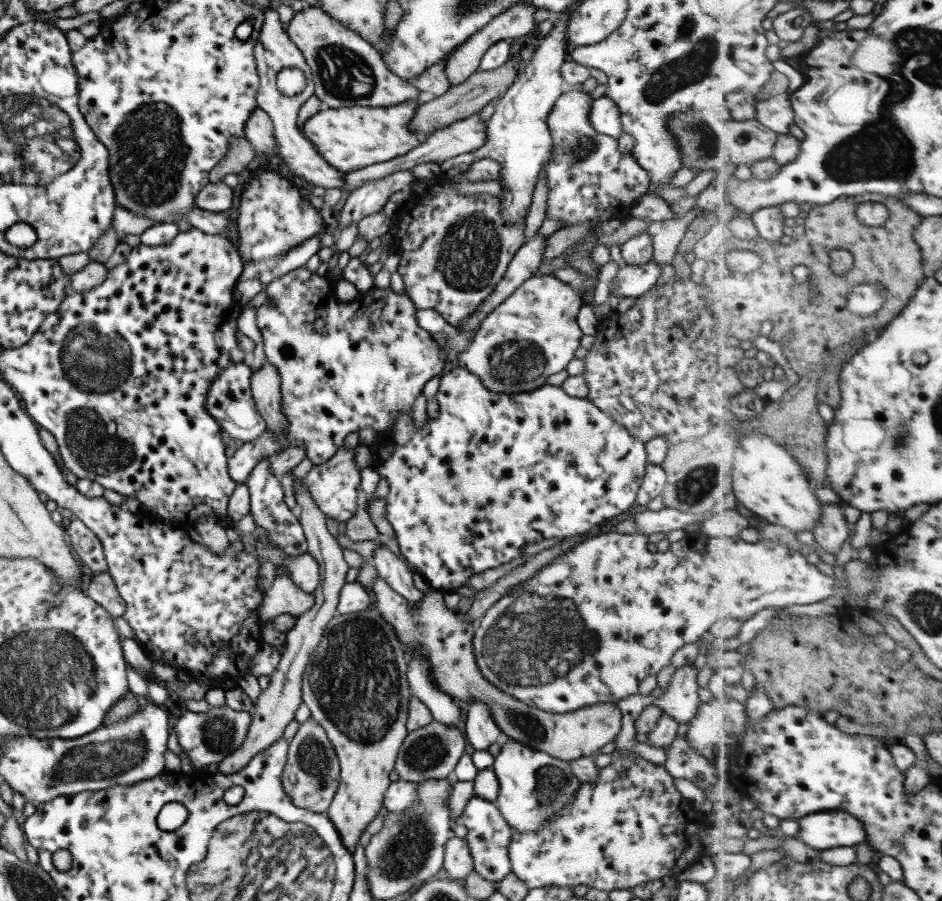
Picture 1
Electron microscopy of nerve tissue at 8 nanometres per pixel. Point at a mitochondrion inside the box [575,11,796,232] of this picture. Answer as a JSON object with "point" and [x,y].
{"point":[665,82]}

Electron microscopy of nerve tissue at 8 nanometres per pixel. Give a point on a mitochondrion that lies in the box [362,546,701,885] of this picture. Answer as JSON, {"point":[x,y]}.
{"point":[537,637]}

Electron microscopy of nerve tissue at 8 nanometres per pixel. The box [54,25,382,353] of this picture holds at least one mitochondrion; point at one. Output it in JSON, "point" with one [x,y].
{"point":[151,154]}

